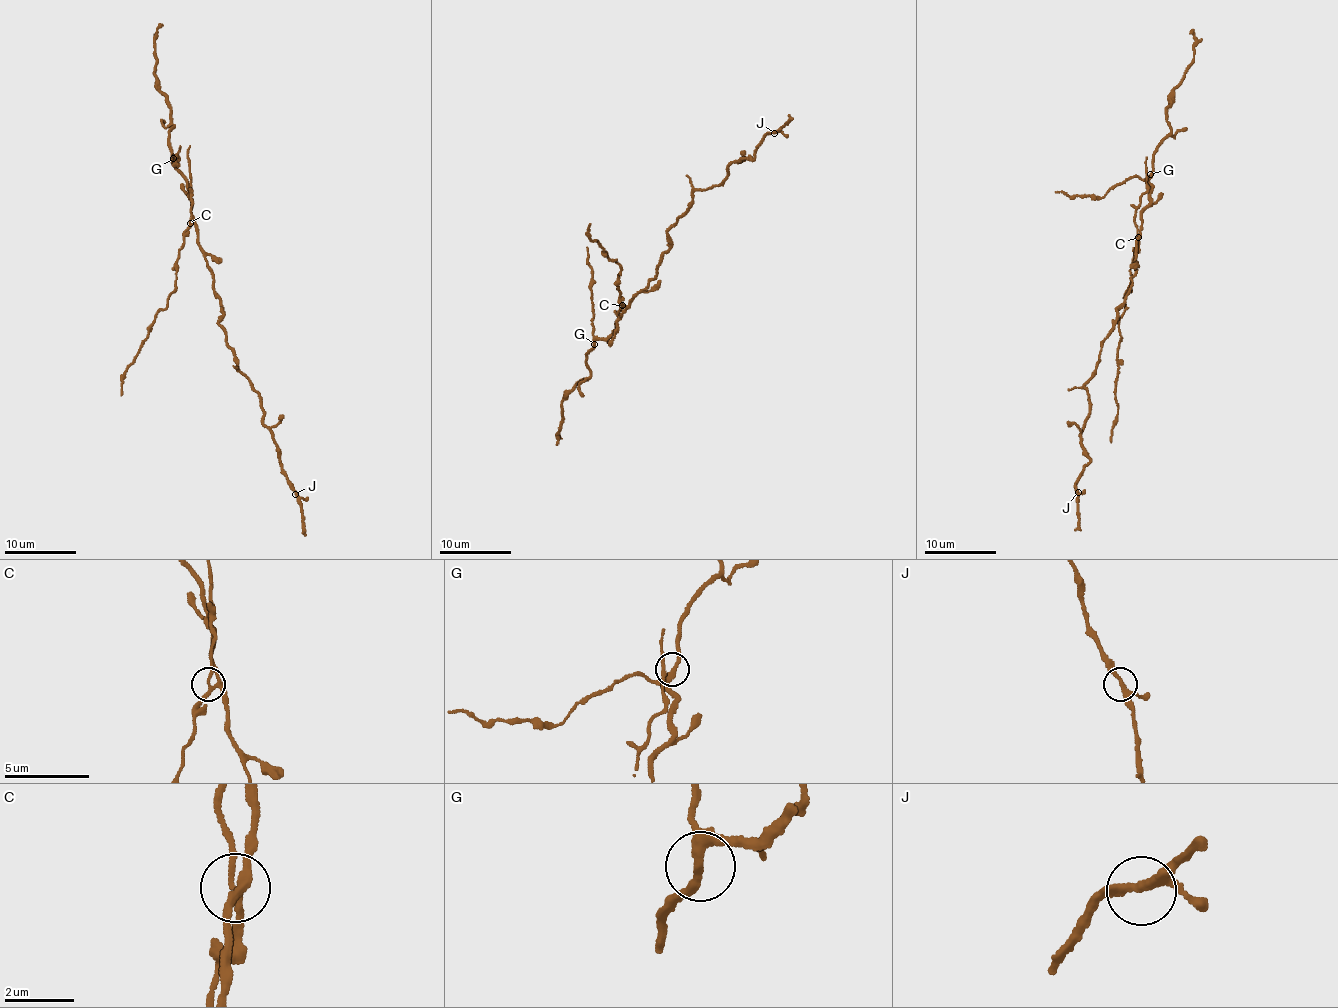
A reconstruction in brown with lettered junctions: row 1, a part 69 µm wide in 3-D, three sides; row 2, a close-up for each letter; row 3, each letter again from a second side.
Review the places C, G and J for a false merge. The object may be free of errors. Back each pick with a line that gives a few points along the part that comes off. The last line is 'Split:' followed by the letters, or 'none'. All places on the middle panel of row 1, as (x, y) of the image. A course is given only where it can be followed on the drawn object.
C: foreign part runs (623, 305), (618, 309), (615, 330), (608, 342)
Split: C

